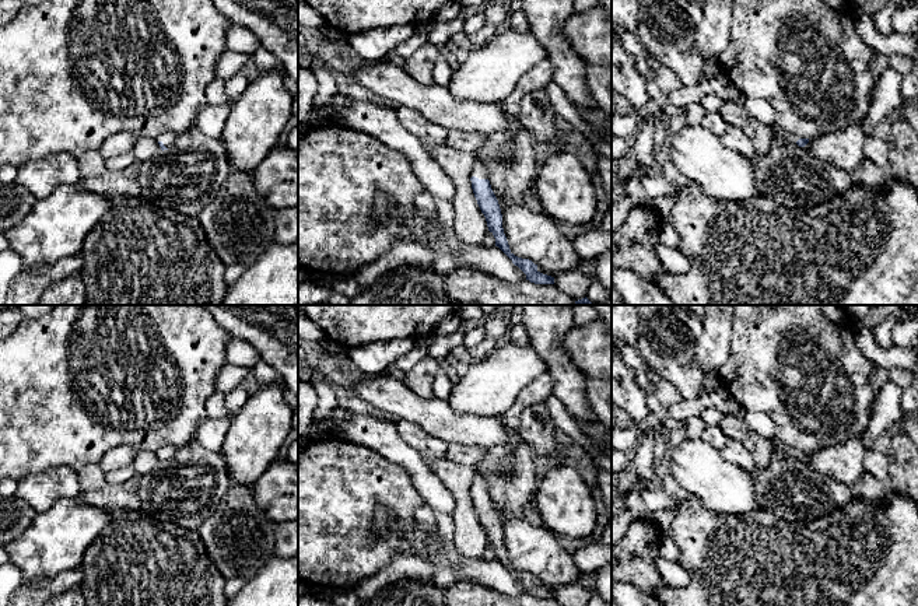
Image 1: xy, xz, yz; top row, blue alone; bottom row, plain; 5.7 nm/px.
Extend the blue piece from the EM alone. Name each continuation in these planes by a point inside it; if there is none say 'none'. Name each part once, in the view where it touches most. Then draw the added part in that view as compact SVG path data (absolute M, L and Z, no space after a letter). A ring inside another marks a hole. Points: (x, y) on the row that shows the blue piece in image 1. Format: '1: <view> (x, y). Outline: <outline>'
1: xz (479, 170). Outline: M474 160L470 176L487 179L487 167L481 160Z

